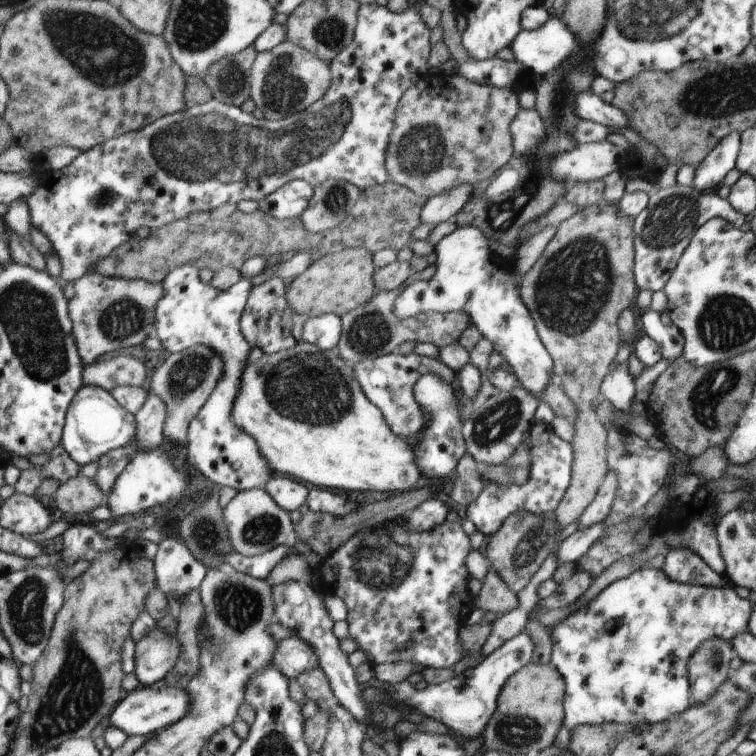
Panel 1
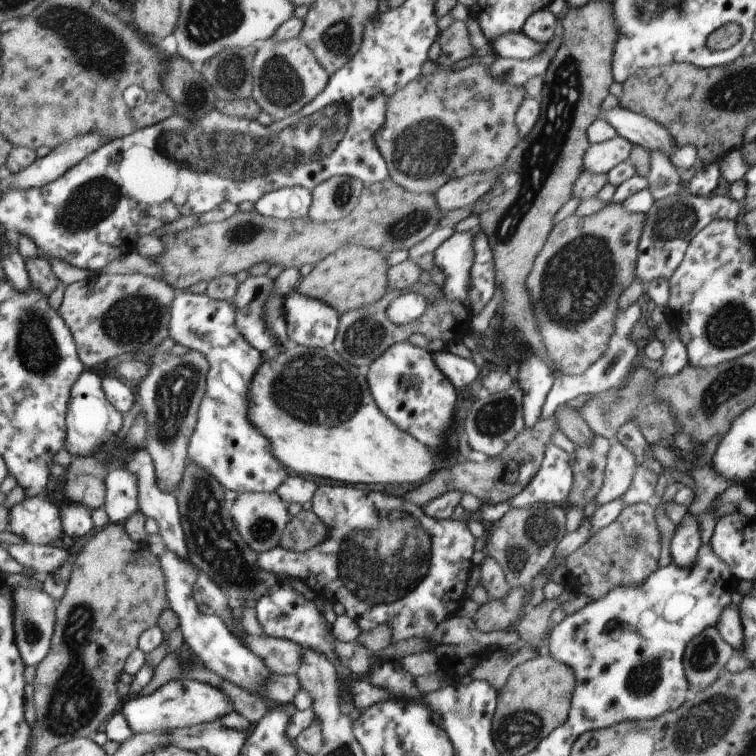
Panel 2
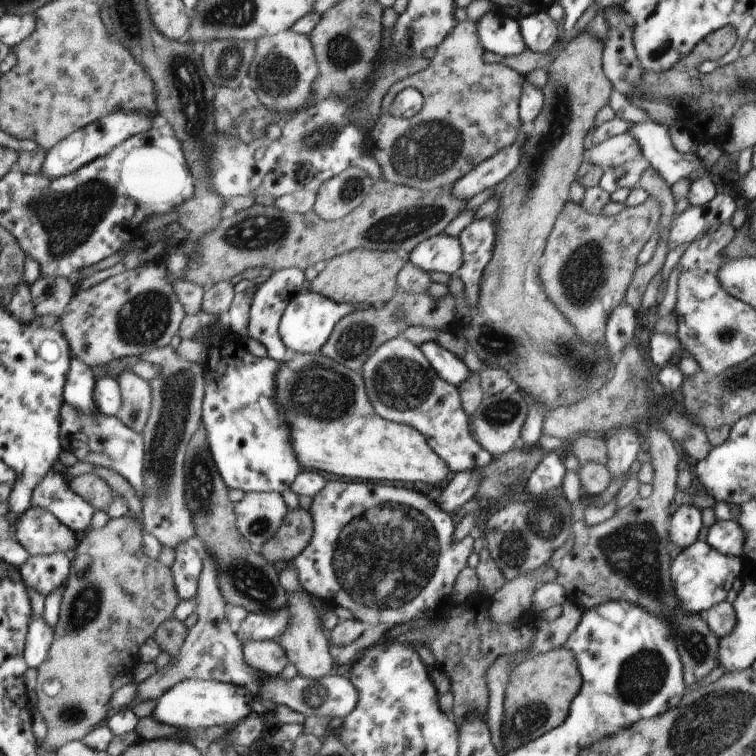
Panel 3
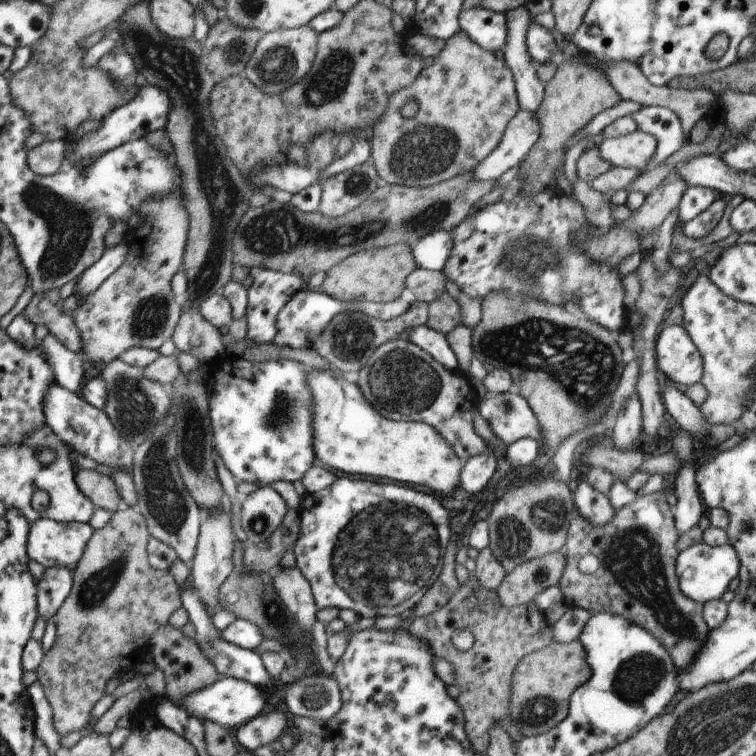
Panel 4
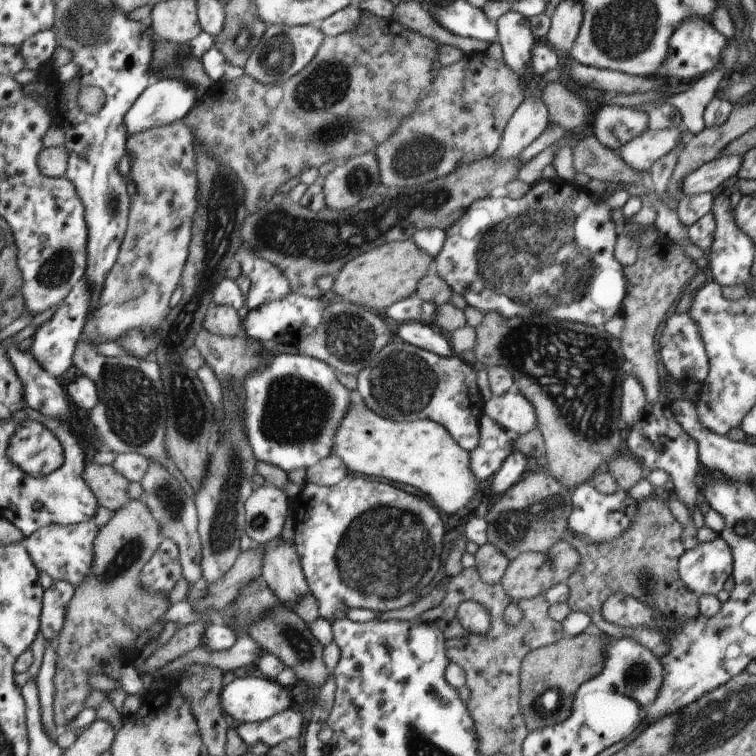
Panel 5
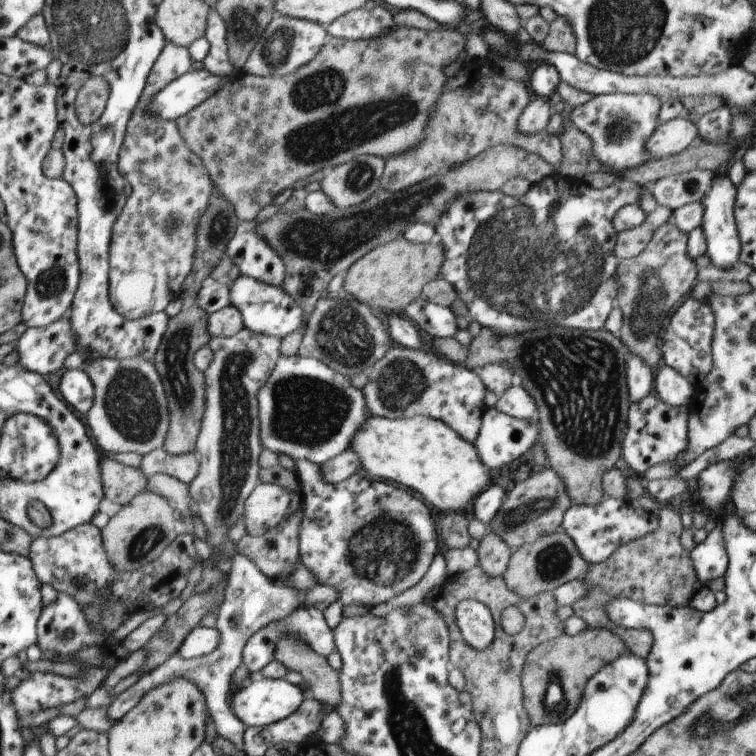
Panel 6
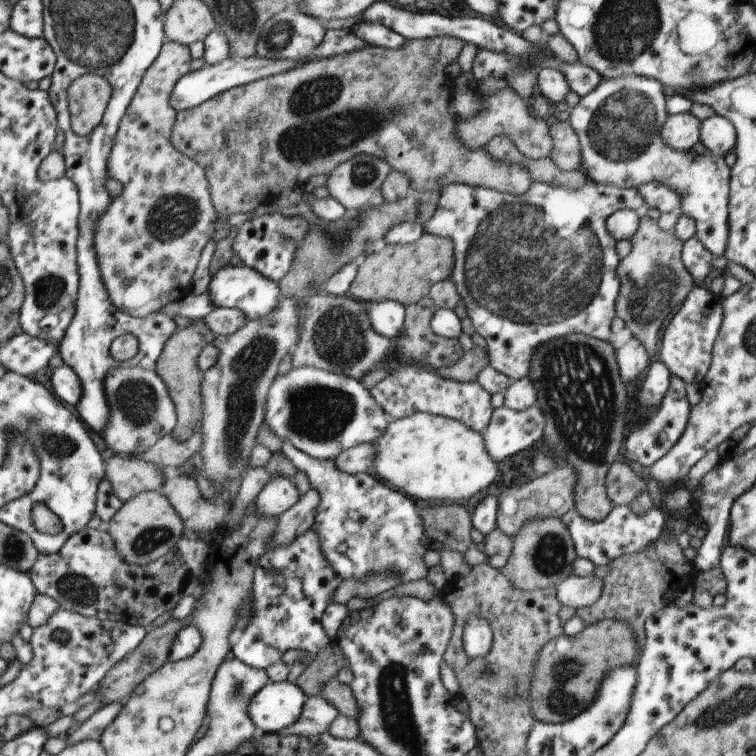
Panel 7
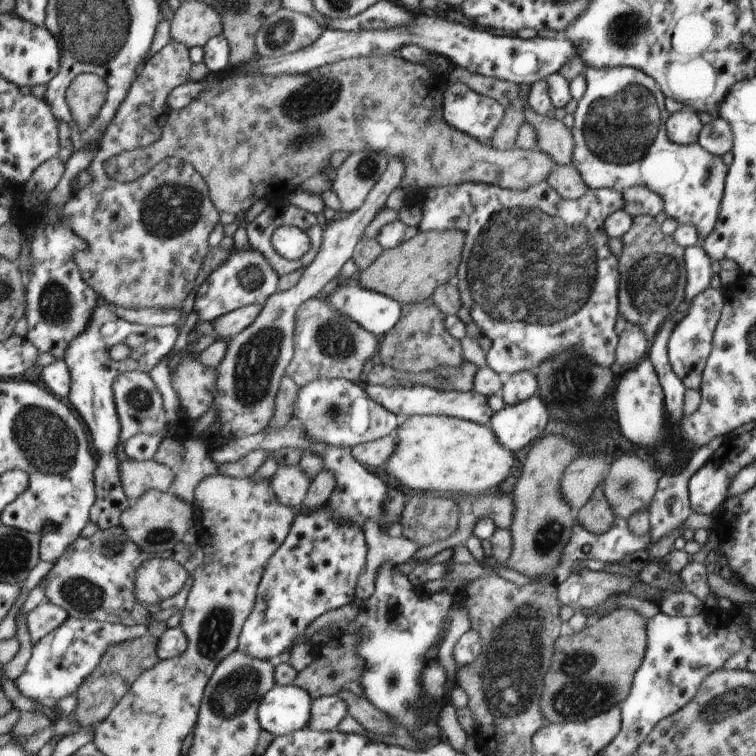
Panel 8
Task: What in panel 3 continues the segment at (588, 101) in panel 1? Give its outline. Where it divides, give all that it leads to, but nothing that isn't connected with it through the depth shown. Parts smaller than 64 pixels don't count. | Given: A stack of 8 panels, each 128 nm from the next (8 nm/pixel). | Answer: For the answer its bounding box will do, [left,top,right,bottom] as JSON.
[627,120,710,186]

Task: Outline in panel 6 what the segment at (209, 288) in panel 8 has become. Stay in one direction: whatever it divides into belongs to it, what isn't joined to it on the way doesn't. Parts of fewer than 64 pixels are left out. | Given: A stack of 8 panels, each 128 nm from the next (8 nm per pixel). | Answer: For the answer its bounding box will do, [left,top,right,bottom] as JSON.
[228,275,304,338]

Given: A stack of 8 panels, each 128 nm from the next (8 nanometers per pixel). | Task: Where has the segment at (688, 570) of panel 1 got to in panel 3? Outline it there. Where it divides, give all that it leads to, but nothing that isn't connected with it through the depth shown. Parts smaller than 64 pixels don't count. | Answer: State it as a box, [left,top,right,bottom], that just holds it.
[669,506,704,550]

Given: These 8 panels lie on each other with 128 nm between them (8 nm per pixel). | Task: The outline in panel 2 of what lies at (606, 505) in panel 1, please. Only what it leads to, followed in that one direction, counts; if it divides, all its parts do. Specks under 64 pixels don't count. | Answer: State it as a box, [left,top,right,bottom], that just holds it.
[595,441,635,508]

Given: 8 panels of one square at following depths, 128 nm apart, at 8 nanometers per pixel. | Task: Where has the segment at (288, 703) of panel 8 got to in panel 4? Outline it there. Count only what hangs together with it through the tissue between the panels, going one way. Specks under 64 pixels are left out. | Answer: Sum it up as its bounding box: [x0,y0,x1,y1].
[184,676,271,731]

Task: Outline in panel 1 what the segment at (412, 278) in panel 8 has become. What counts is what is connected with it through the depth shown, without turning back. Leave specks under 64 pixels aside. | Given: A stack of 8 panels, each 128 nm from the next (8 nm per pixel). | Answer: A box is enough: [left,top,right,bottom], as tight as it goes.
[285,247,376,319]

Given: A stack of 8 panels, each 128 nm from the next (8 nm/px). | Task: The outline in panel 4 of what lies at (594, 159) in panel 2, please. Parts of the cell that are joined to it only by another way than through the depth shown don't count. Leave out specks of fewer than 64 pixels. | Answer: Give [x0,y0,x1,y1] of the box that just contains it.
[599,129,657,172]

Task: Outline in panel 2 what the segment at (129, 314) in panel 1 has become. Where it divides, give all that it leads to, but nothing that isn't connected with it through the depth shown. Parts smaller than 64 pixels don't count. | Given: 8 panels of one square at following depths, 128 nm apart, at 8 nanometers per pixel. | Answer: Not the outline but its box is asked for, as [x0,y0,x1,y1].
[58,273,174,370]

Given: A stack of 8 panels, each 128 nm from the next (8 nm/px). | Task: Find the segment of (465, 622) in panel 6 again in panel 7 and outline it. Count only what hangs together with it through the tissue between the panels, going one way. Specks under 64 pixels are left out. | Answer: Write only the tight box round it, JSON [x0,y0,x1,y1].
[463,616,493,657]

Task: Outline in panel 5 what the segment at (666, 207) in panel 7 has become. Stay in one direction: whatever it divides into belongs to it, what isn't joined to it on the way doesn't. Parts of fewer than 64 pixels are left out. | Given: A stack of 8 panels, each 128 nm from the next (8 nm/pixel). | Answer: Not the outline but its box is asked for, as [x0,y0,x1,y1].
[682,155,742,195]

